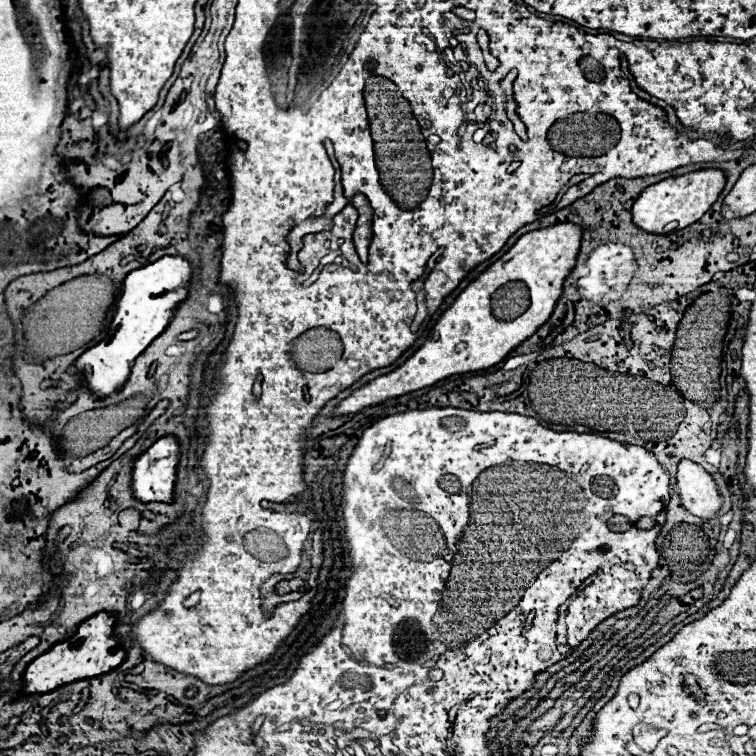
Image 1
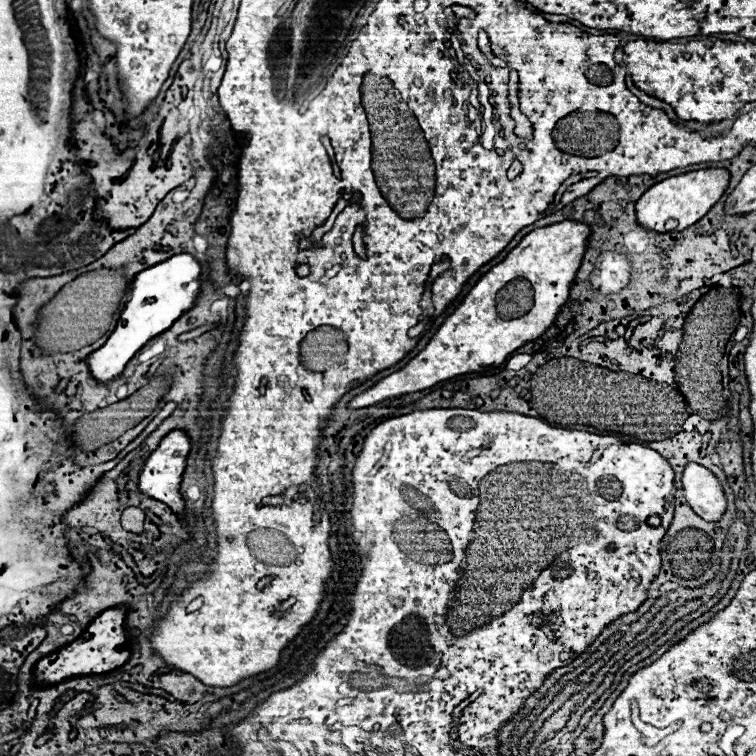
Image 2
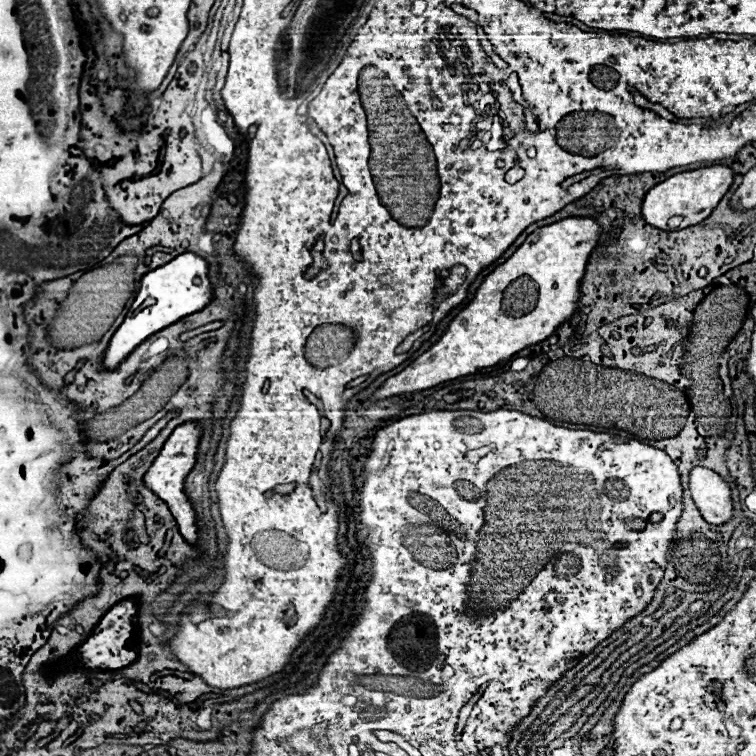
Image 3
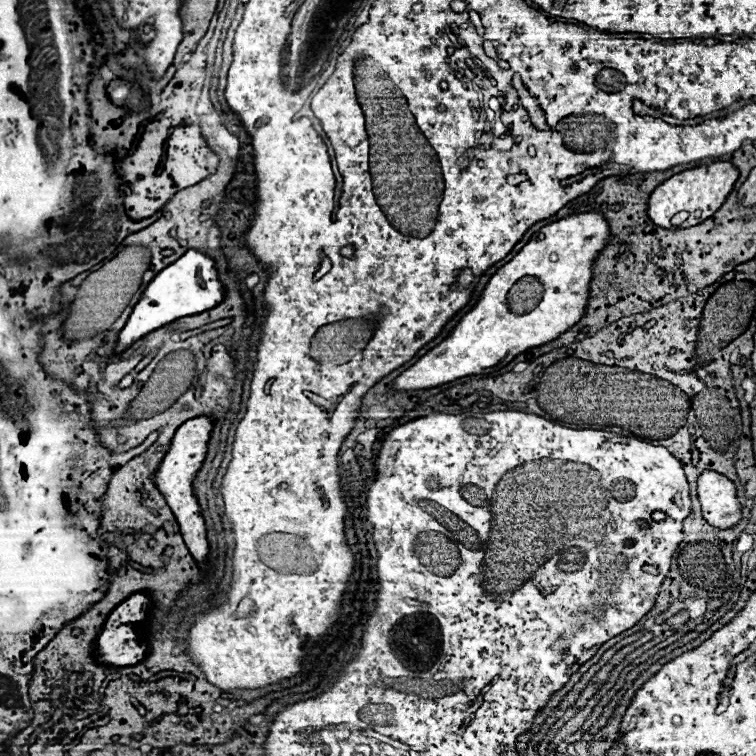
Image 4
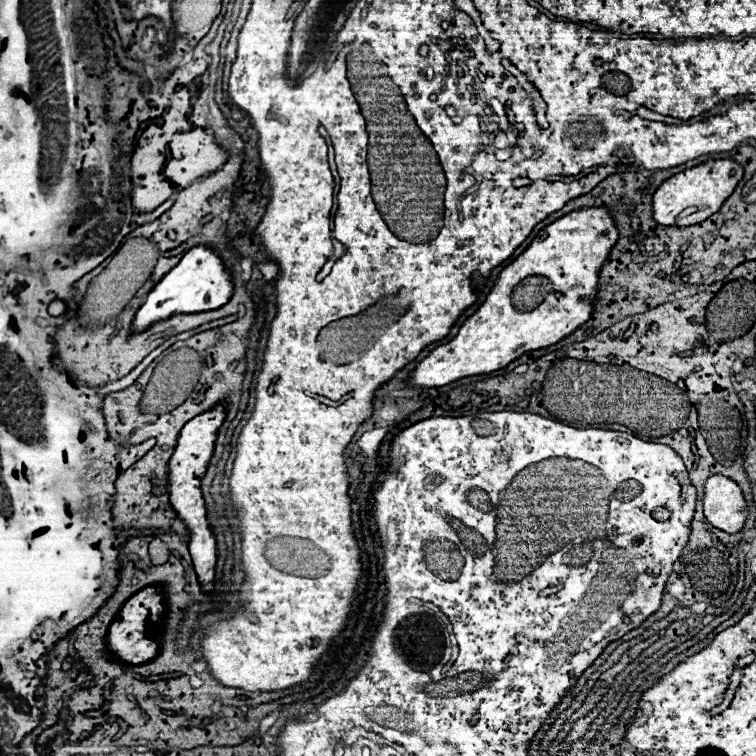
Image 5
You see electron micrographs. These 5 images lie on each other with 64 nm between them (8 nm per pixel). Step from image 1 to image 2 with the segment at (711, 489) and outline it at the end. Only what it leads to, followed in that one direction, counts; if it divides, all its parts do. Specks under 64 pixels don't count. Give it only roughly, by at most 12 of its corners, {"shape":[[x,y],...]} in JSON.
{"shape":[[700,464],[682,474],[684,498],[706,522],[726,508],[720,480]]}

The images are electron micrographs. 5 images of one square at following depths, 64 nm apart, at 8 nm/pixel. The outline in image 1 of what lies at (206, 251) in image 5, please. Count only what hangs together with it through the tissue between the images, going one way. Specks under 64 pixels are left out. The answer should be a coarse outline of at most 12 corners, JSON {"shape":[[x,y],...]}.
{"shape":[[164,256],[130,272],[106,338],[74,364],[98,396],[188,298],[194,268]]}

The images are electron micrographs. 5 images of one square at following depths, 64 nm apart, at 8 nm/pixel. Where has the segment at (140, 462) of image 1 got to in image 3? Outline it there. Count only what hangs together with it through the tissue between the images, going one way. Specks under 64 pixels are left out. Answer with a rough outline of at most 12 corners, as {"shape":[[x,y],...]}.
{"shape":[[180,424],[144,484],[174,514],[180,534],[198,546],[186,476],[196,464],[202,428]]}

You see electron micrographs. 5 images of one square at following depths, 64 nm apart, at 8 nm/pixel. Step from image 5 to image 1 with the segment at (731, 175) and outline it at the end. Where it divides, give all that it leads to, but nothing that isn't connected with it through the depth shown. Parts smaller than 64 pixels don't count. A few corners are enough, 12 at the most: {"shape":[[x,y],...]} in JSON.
{"shape":[[722,170],[660,180],[636,198],[638,228],[664,234],[686,228],[724,190]]}

